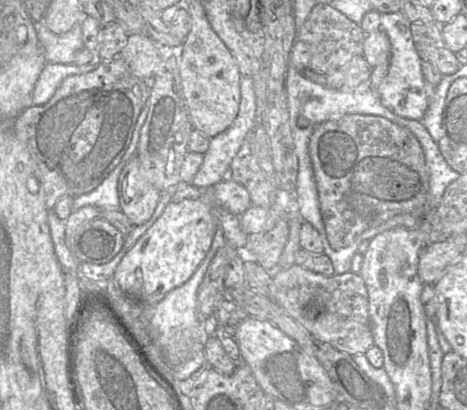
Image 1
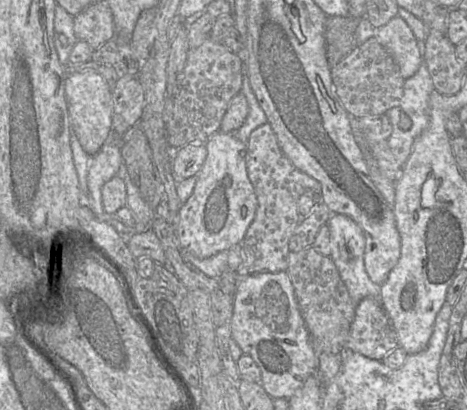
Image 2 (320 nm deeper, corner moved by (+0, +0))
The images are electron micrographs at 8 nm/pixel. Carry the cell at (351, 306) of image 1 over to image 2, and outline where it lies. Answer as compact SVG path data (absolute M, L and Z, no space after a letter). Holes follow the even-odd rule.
M367 297L355 306L345 349L382 361L398 347L391 321L379 301Z

